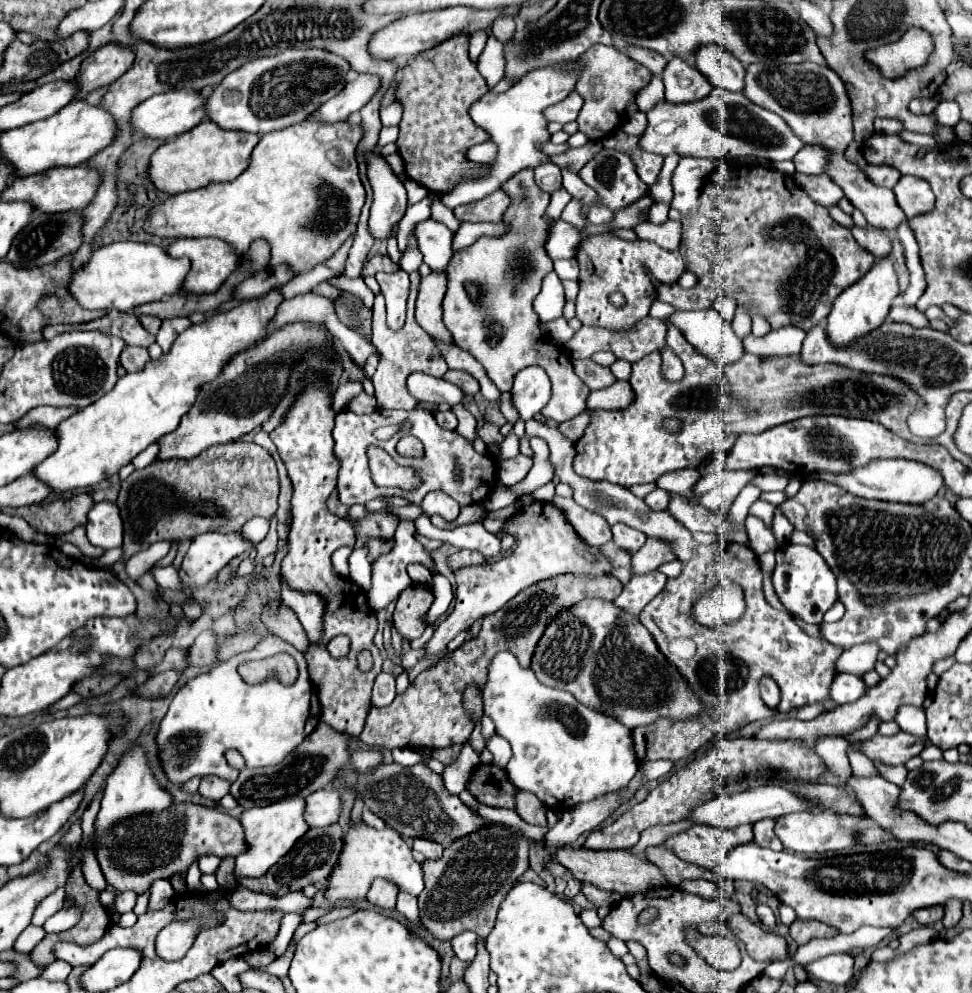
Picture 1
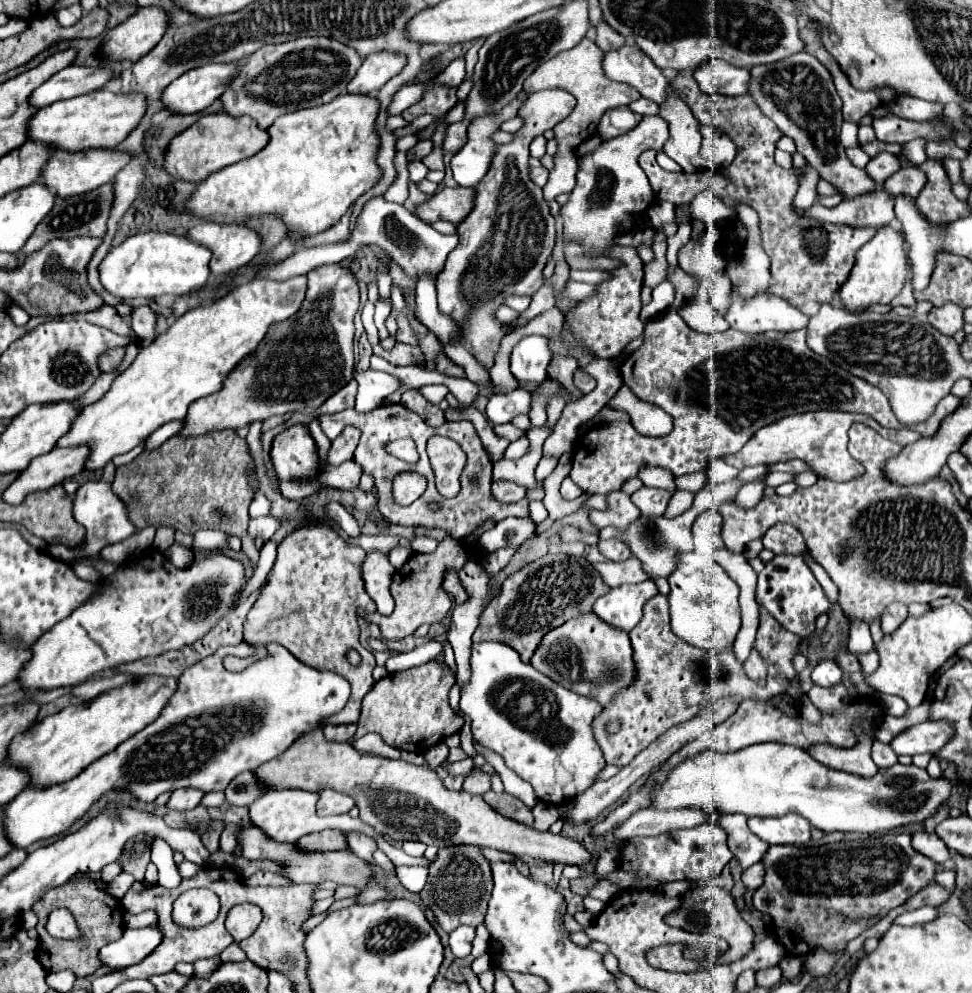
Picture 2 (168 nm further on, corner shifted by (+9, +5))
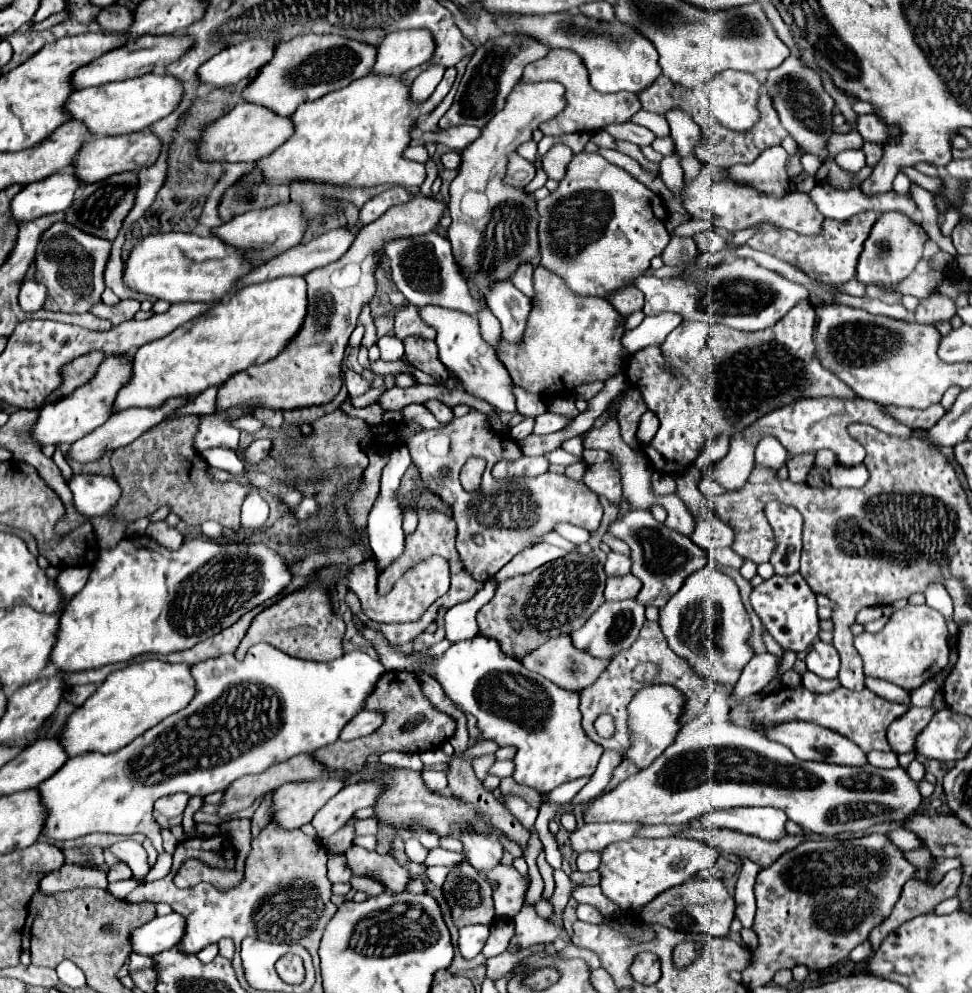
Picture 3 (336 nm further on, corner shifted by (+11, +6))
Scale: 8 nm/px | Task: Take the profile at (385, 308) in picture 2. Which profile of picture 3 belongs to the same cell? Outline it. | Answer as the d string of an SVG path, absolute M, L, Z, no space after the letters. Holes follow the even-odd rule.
M385 335L377 341L377 345L381 351L381 361L399 361L403 357L403 343L399 339Z

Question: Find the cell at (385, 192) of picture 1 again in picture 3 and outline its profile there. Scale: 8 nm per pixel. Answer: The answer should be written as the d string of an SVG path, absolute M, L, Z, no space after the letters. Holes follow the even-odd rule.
M427 233L413 239L397 239L387 243L385 253L391 261L391 275L397 289L405 295L405 299L417 307L437 305L447 309L457 309L469 315L475 315L481 307L477 301L471 299L467 291L467 281L461 275L459 265L451 253L451 243L441 235ZM473 307L473 309L471 309Z

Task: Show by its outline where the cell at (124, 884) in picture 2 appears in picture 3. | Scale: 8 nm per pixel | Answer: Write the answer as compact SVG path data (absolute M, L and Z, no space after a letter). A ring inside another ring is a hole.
M115 863L115 865L109 867L107 877L109 877L109 883L121 881L121 879L131 879L131 877L133 877L133 871L131 871L129 865L125 865L125 863Z

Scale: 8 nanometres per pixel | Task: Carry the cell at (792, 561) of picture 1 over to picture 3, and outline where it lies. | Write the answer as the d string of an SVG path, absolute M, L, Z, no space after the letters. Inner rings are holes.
M795 573L789 577L773 575L771 579L763 581L759 587L753 589L751 605L753 605L755 613L759 615L761 623L769 629L769 633L775 637L775 641L783 649L791 649L795 653L807 651L819 635L819 617L817 617L815 593L809 589L809 585L801 577L801 573Z

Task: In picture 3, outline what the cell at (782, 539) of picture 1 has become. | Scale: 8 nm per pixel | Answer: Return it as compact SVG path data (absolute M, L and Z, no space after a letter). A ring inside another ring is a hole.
M767 503L765 517L775 531L777 549L771 555L771 565L777 575L793 575L799 571L799 555L801 555L801 513L785 503Z

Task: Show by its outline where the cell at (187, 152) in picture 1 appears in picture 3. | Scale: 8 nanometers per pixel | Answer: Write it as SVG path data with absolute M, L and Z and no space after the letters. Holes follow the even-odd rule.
M239 103L227 115L219 117L215 123L209 123L203 131L203 139L199 143L199 153L203 161L257 161L265 155L271 155L277 147L281 147L293 135L291 117L281 117L267 107L253 103Z

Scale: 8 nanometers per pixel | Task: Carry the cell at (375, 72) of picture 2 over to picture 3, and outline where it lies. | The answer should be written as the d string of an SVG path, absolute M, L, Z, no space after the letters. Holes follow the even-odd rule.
M409 29L389 33L377 49L373 73L377 75L403 75L427 63L433 57L435 39L427 29Z

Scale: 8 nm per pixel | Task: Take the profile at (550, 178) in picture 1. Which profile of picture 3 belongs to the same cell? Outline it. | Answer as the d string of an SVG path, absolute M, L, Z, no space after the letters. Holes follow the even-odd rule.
M517 153L509 155L507 173L505 173L505 183L507 185L513 185L513 187L521 187L523 189L533 177L535 177L535 169L533 169L533 163L531 161L525 161Z

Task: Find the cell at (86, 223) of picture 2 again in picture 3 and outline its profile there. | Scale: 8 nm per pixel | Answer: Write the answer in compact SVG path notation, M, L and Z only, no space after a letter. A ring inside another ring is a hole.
M133 171L111 175L99 183L83 185L75 195L73 205L65 213L65 221L71 225L77 225L85 233L91 233L91 235L107 239L107 241L115 241L125 215L133 207L135 193L137 193L137 173L133 173Z

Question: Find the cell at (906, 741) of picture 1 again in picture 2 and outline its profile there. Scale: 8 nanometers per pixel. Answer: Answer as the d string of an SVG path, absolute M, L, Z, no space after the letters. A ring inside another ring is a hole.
M923 722L923 724L915 724L903 732L899 732L893 740L891 740L891 748L895 754L937 754L937 750L947 744L947 740L951 738L953 728L949 722Z

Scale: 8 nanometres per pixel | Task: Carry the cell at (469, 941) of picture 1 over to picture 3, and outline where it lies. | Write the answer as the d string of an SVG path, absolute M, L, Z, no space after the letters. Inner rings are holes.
M469 925L459 929L459 951L465 959L473 959L481 953L487 943L489 927L487 925Z

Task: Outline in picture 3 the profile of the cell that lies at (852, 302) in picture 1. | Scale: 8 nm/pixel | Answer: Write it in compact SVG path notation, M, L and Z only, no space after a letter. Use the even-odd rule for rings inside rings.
M887 211L877 219L869 239L865 241L865 249L857 265L857 279L863 283L899 283L921 261L927 239L929 235L925 233L925 229L913 223L907 215L897 211Z

